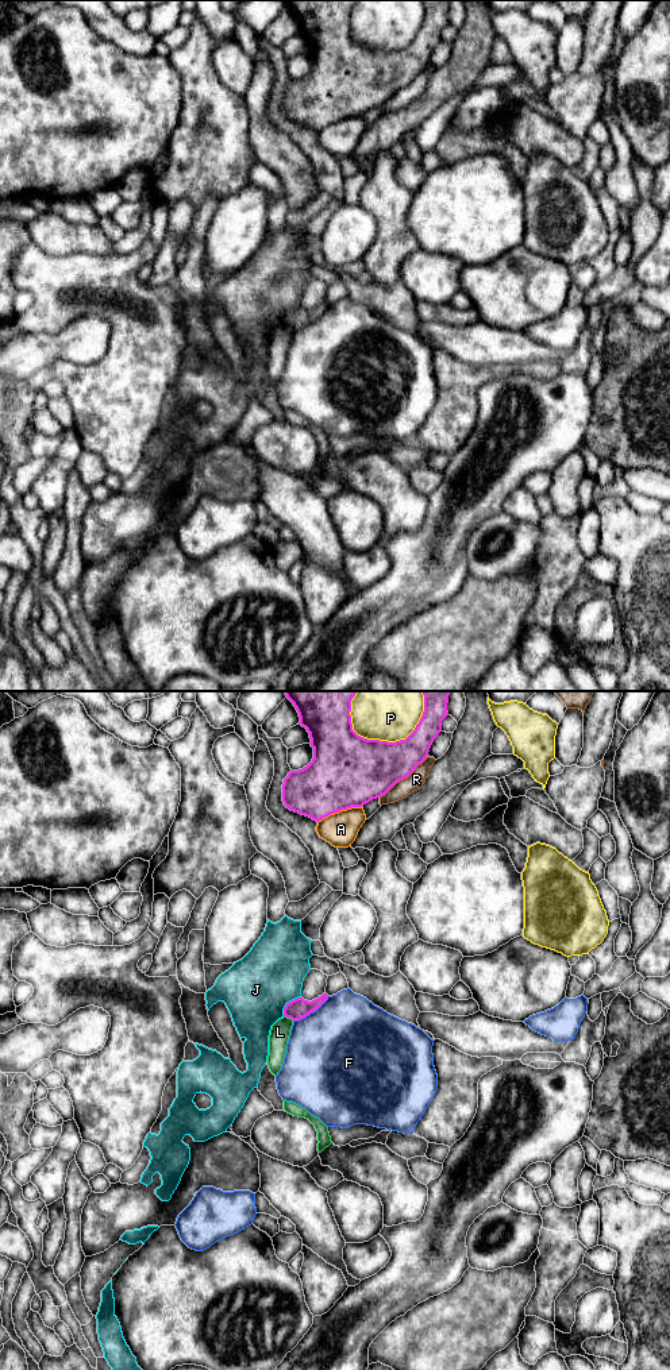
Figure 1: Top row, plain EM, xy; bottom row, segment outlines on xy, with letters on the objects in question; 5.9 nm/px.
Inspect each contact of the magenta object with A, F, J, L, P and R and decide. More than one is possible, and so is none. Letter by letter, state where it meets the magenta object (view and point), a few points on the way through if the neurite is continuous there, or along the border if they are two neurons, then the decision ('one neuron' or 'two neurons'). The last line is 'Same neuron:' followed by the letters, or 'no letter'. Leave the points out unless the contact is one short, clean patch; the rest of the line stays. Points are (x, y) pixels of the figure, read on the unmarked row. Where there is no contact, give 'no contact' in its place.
A: contact xy (339, 119); two neurons
F: contact xy (311, 320); two neurons
J: contact xy (288, 312); two neurons
L: contact xy (288, 325); border xy (284, 324), (292, 330); two neurons
P: contact xy (400, 49); two neurons
R: contact xy (403, 87); two neurons
Same neuron: no letter

